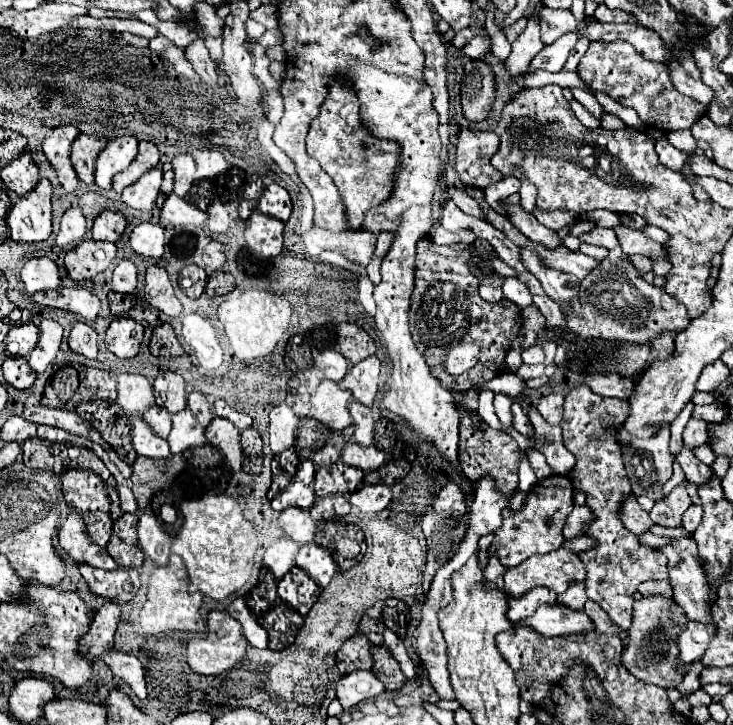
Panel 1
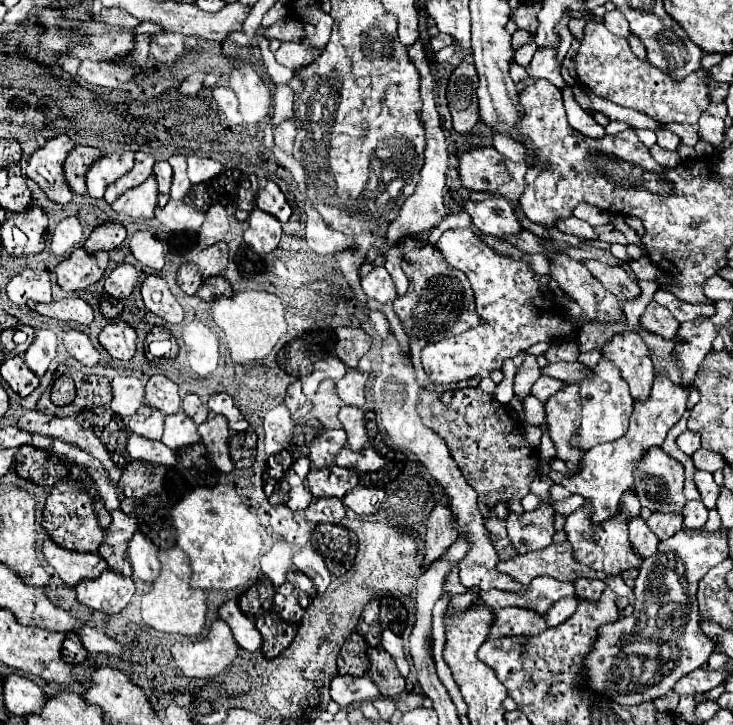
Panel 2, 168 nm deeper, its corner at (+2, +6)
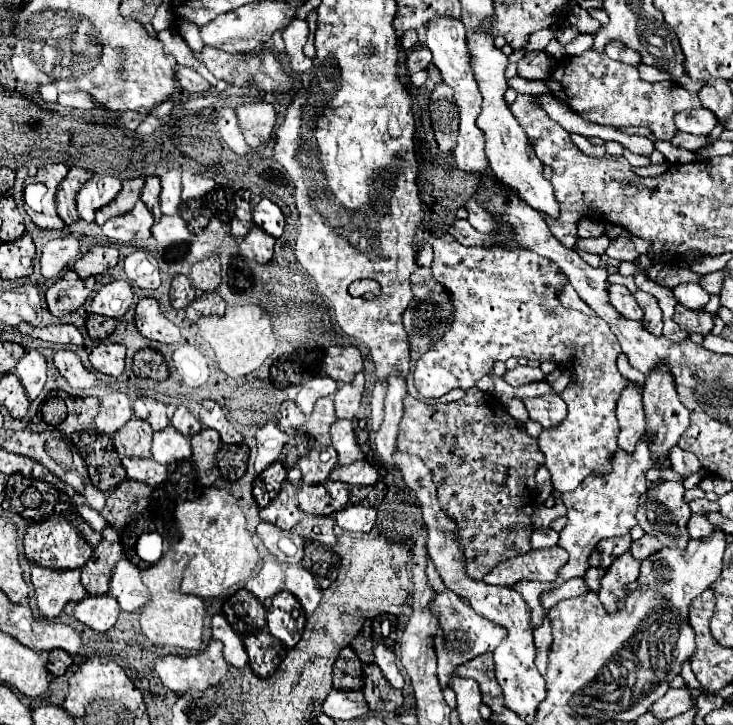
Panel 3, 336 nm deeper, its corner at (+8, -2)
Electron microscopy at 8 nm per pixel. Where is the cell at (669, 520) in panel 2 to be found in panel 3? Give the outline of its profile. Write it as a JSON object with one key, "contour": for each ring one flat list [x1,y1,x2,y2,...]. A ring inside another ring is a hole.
{"contour":[[644,535,640,541,634,541,632,543,632,549,630,549,630,555,636,559,636,561,644,561,646,557,650,557,652,553,660,551,662,545,658,543,658,539,650,539,650,535]]}

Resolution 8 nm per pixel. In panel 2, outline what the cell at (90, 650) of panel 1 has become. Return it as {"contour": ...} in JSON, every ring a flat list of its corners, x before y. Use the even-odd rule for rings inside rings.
{"contour":[[74,631,66,633,64,645,62,645,62,657,64,657,68,663,72,663,72,665,82,663,82,661,86,661,86,657,88,657,88,651,84,649,84,645,80,643,80,637,78,637]]}

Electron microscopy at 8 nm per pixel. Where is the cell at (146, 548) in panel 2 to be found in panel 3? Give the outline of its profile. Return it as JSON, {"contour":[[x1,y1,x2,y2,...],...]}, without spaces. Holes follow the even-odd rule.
{"contour":[[120,559,110,579,108,595,112,595,126,613,142,609,150,601,150,591,140,579,140,569,128,559]]}

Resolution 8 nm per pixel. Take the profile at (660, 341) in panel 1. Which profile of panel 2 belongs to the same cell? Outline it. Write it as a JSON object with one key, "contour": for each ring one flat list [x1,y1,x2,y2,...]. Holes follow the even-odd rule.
{"contour":[[650,301,644,315,640,317,640,325,648,333,660,335,662,339,672,339,680,323,672,317,672,313,666,307,658,305,656,301]]}

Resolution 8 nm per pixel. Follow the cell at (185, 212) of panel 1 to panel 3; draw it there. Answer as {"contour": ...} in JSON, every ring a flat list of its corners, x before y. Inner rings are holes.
{"contour":[[162,215,162,219,152,225,152,237,166,247,192,241,192,233,188,231,180,215,172,215,172,217]]}

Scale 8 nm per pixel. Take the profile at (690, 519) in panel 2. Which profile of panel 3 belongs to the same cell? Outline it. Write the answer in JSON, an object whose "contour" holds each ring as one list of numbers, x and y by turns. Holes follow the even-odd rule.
{"contour":[[692,515,690,523,688,523,688,533,692,539,704,539,708,535,712,535,716,531,716,527,704,517,704,515]]}

